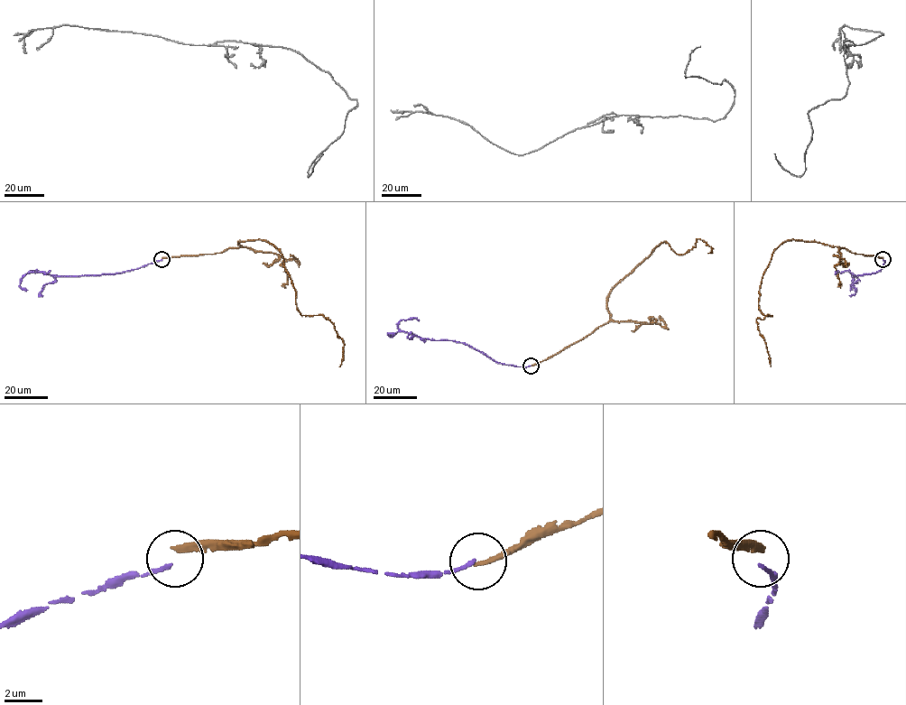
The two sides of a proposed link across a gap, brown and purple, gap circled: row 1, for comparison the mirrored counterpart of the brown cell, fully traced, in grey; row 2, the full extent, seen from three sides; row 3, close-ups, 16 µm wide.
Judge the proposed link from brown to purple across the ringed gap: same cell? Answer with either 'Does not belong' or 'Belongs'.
Does not belong

